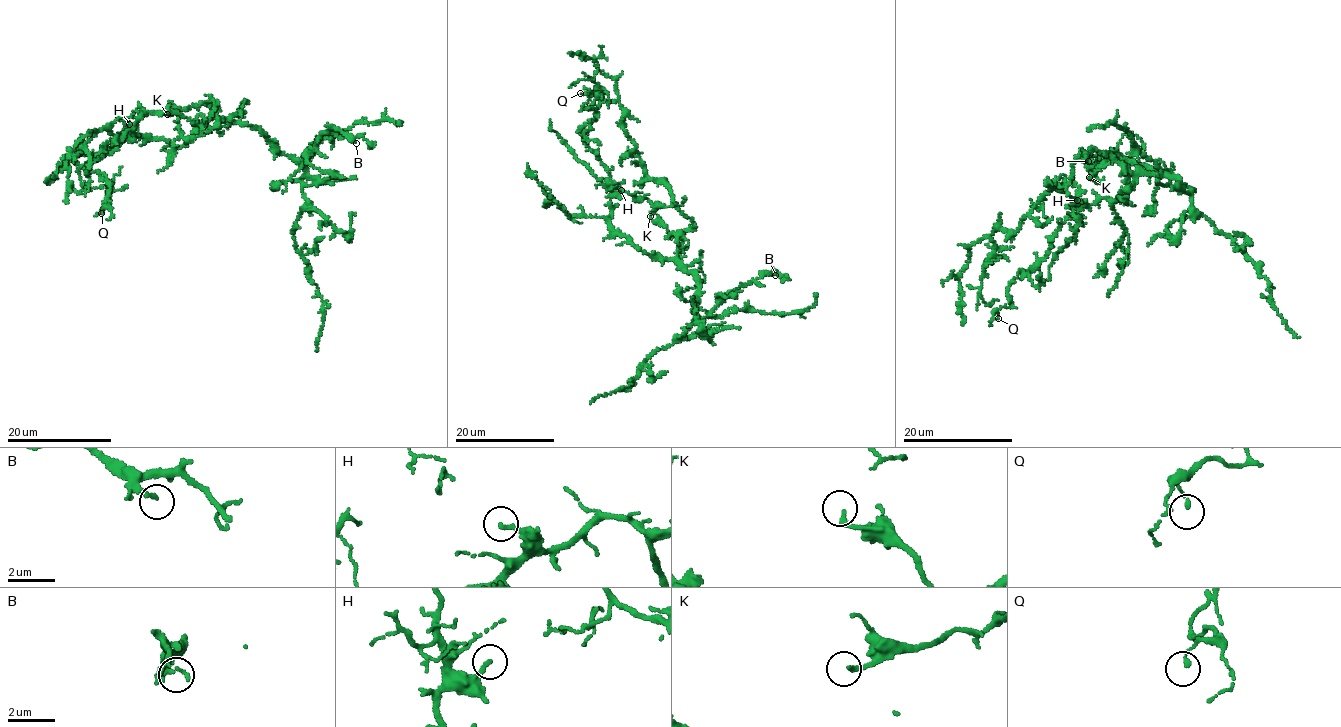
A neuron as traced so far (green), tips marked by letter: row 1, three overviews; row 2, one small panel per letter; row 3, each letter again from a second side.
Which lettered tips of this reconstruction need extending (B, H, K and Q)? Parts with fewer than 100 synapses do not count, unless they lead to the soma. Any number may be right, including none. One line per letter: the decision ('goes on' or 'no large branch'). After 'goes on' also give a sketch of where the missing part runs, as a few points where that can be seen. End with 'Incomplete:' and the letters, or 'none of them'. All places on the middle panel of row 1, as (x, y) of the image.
B: no large branch
H: no large branch
K: no large branch
Q: no large branch
Incomplete: none of them

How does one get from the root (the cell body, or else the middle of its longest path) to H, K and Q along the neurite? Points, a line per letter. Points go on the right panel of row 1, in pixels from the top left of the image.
H: (1113, 159), (1126, 169), (1126, 199), (1098, 199), (1087, 206), (1077, 200)
K: (1113, 159), (1101, 154), (1089, 177)
Q: (1113, 159), (1126, 169), (1126, 199), (1069, 214), (1042, 261), (1008, 285), (1012, 306), (994, 310), (998, 318)

